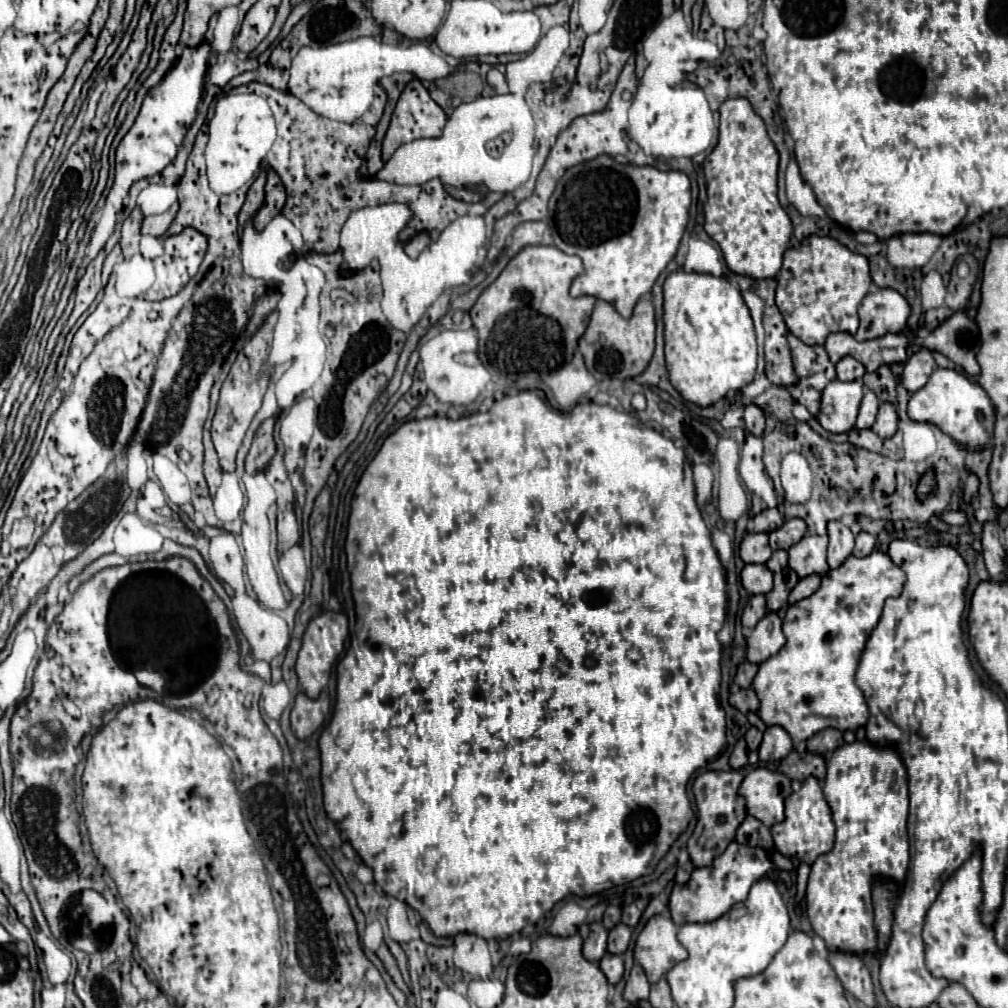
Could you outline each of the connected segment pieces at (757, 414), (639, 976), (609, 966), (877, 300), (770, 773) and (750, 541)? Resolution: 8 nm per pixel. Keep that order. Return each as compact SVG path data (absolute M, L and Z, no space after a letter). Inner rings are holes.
M748 404L744 410L744 422L746 422L748 432L752 432L754 436L762 436L764 426L766 426L766 418L764 418L762 408L758 408L756 404Z
M634 964L628 980L626 980L626 988L624 988L624 998L628 1002L638 1002L638 1000L646 1000L650 992L650 982L646 980L646 974L642 970L640 964Z
M606 954L600 960L600 968L606 974L606 978L608 978L610 984L618 984L622 980L622 976L624 976L624 960L622 960L622 956Z
M880 288L868 294L860 304L860 328L854 334L856 340L872 340L884 334L900 334L910 318L908 300L892 290Z
M754 768L744 778L738 792L746 800L748 814L770 828L784 820L784 800L792 794L792 788L786 774L768 768Z
M746 534L740 544L740 558L750 564L764 564L772 556L772 548L768 544L768 534Z

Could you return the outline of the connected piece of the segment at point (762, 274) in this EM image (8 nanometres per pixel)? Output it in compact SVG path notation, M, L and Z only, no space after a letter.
M732 98L720 106L720 140L704 160L708 200L704 204L704 230L722 248L728 268L750 278L776 278L782 266L782 254L792 238L792 222L778 202L778 150L768 138L764 120L752 110L746 98Z

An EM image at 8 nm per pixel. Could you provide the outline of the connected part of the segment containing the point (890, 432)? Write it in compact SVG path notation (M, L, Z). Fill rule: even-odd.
M882 402L872 430L874 430L878 436L882 436L882 438L890 438L890 436L894 436L896 428L898 428L896 424L898 424L898 414L896 414L894 404Z

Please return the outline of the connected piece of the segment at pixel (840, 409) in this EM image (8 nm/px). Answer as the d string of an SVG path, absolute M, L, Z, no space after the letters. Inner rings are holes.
M832 380L822 392L822 408L816 416L818 422L828 432L848 432L856 424L862 396L864 386L860 382Z

